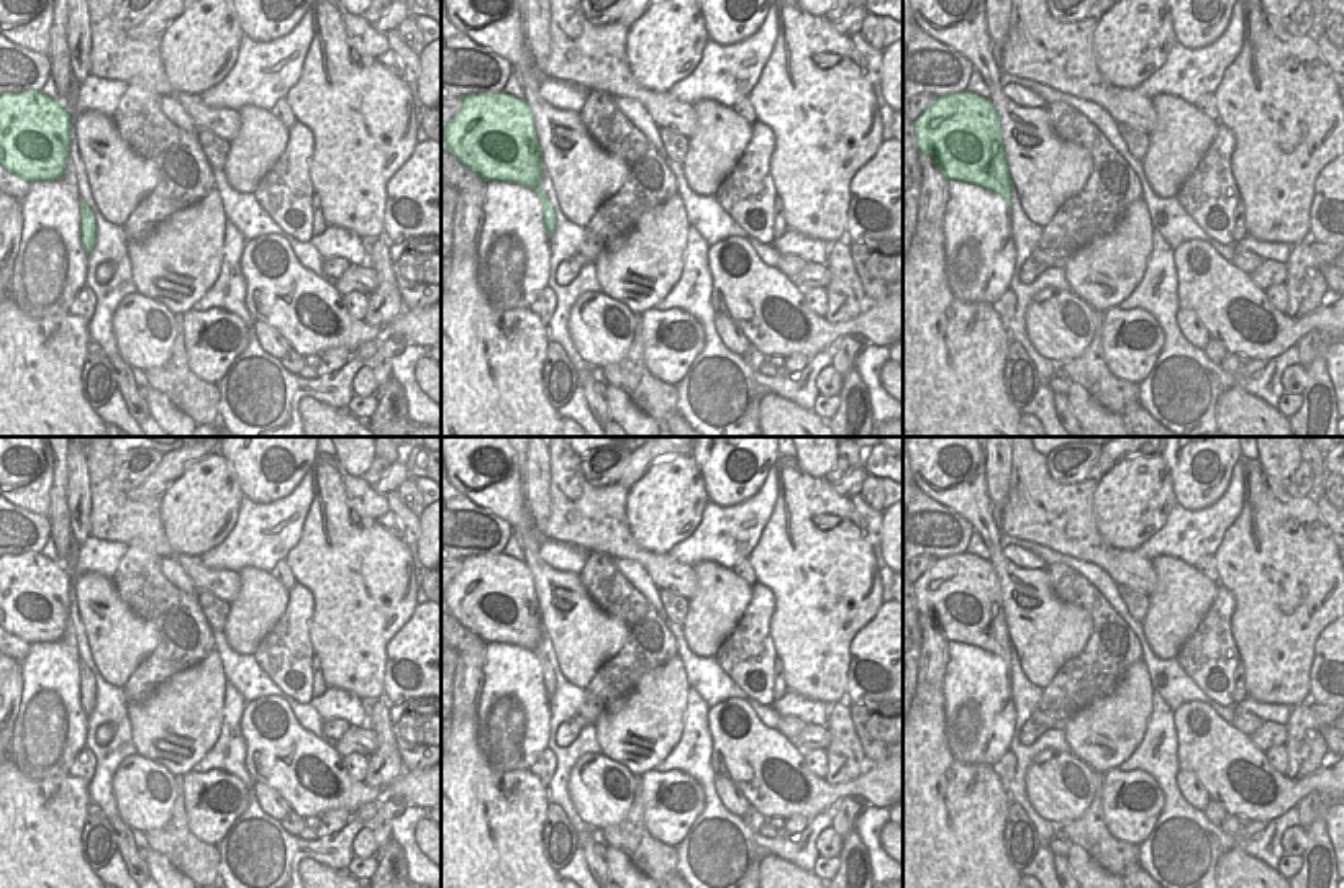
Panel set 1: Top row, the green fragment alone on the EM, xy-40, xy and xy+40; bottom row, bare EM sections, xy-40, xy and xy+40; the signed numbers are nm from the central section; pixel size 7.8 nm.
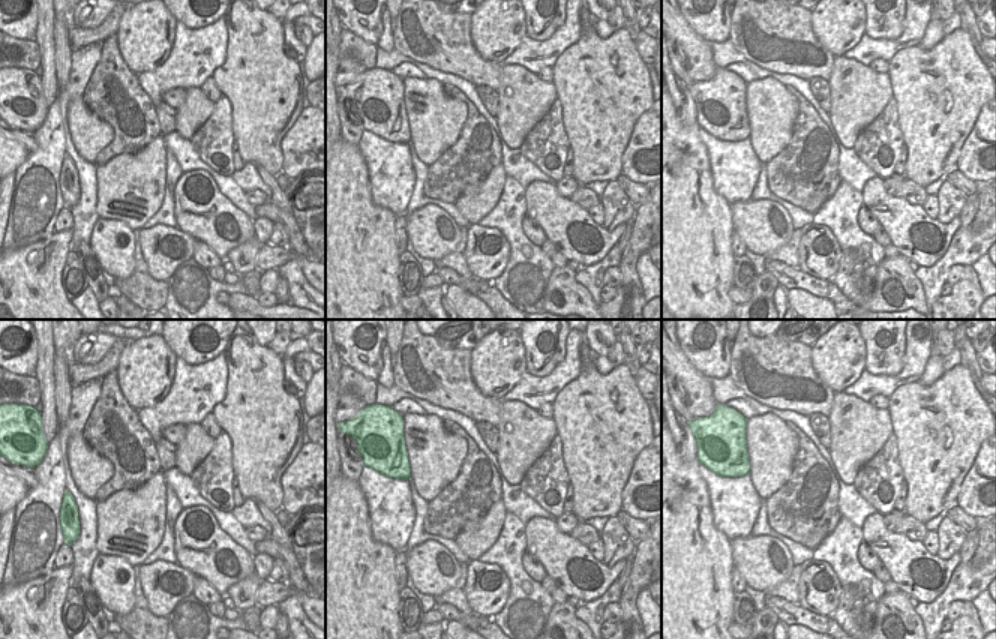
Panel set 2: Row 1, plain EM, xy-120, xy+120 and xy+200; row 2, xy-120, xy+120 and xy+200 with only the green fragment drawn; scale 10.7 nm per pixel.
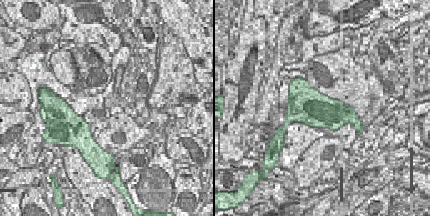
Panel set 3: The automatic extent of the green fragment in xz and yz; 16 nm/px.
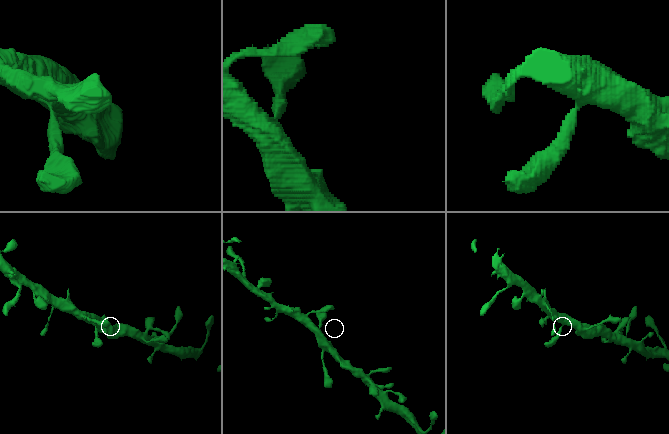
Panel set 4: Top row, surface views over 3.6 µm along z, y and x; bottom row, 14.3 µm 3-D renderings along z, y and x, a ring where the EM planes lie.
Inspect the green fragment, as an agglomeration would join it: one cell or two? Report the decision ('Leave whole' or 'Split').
Leave whole.

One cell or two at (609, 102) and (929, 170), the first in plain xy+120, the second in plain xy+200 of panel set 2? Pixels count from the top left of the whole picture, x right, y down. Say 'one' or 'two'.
one

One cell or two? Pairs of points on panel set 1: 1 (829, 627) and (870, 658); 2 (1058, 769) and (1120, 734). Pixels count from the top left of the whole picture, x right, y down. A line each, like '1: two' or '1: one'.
1: two
2: two

